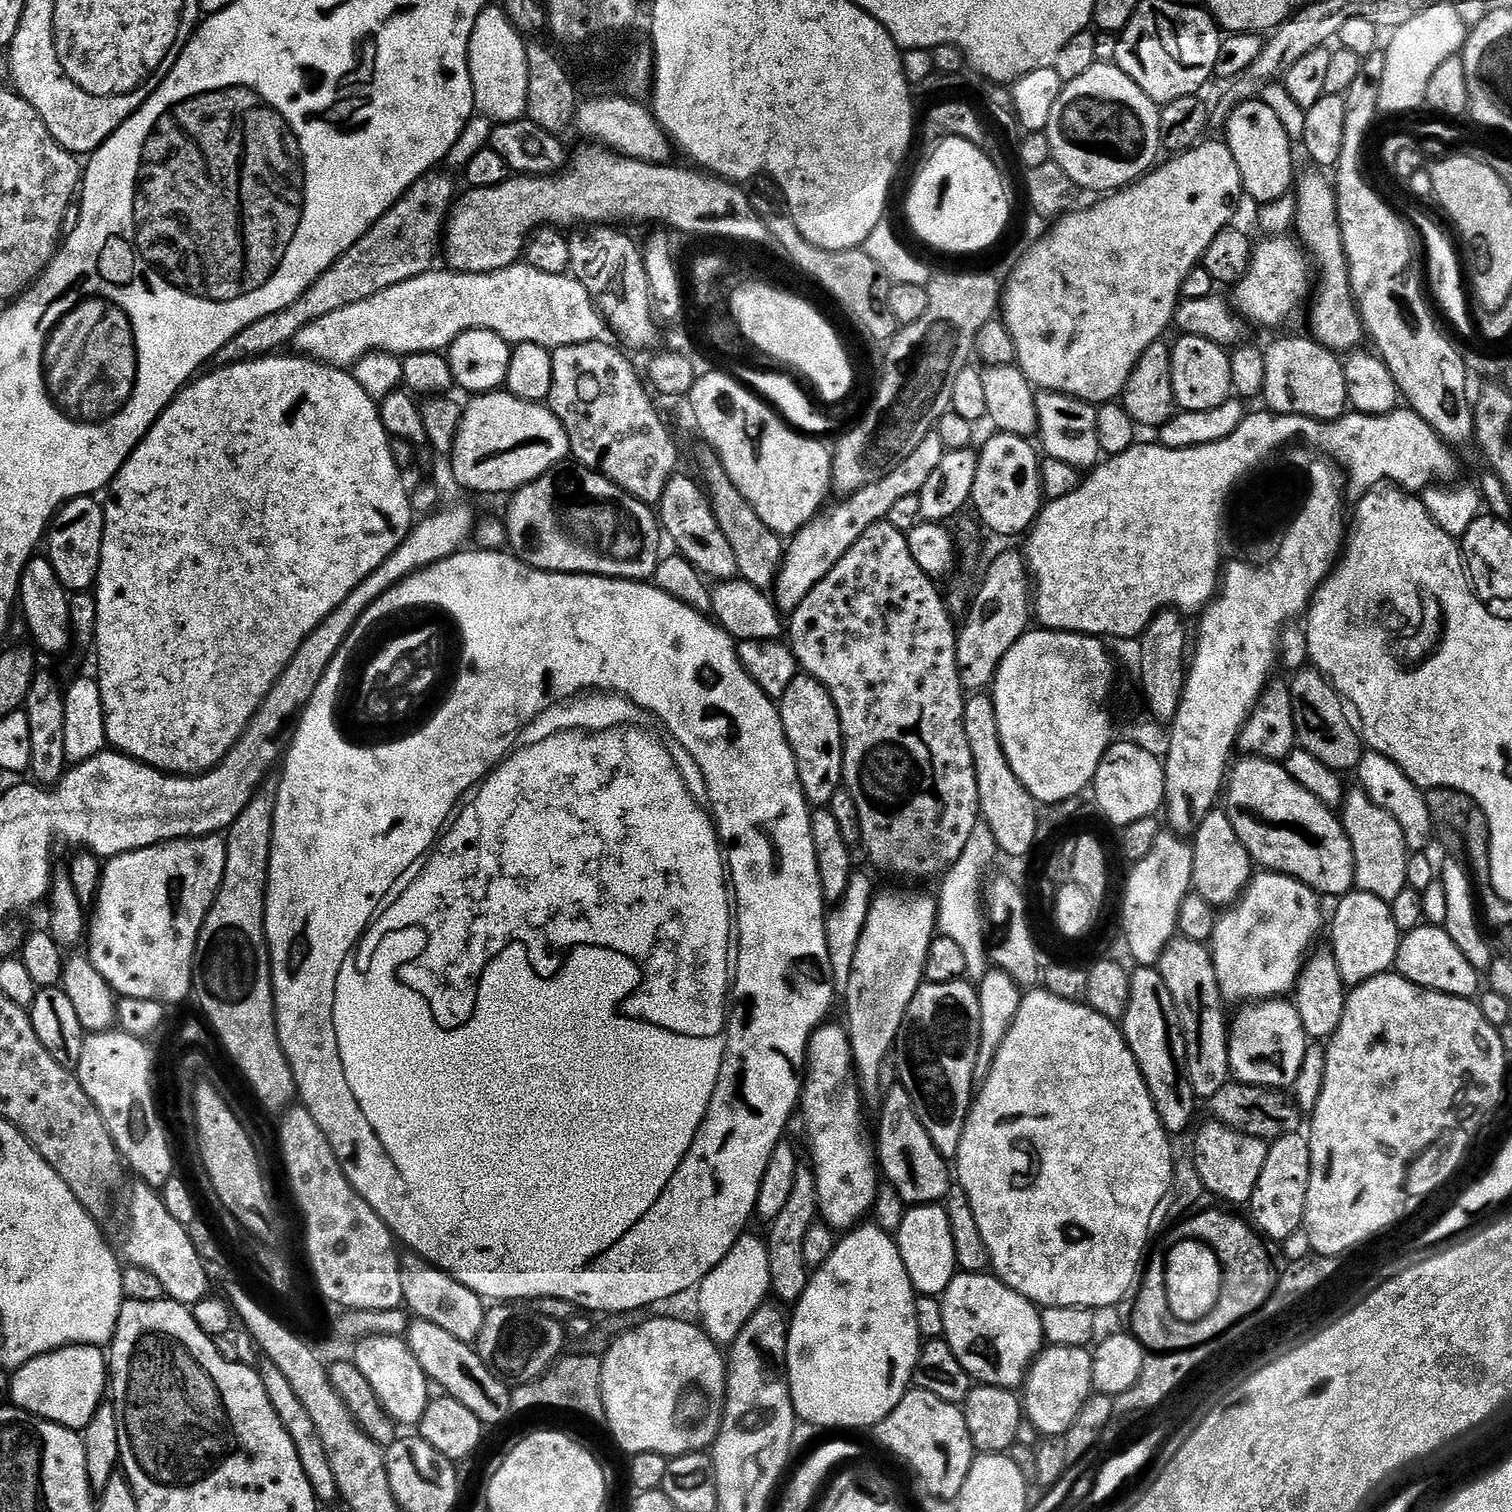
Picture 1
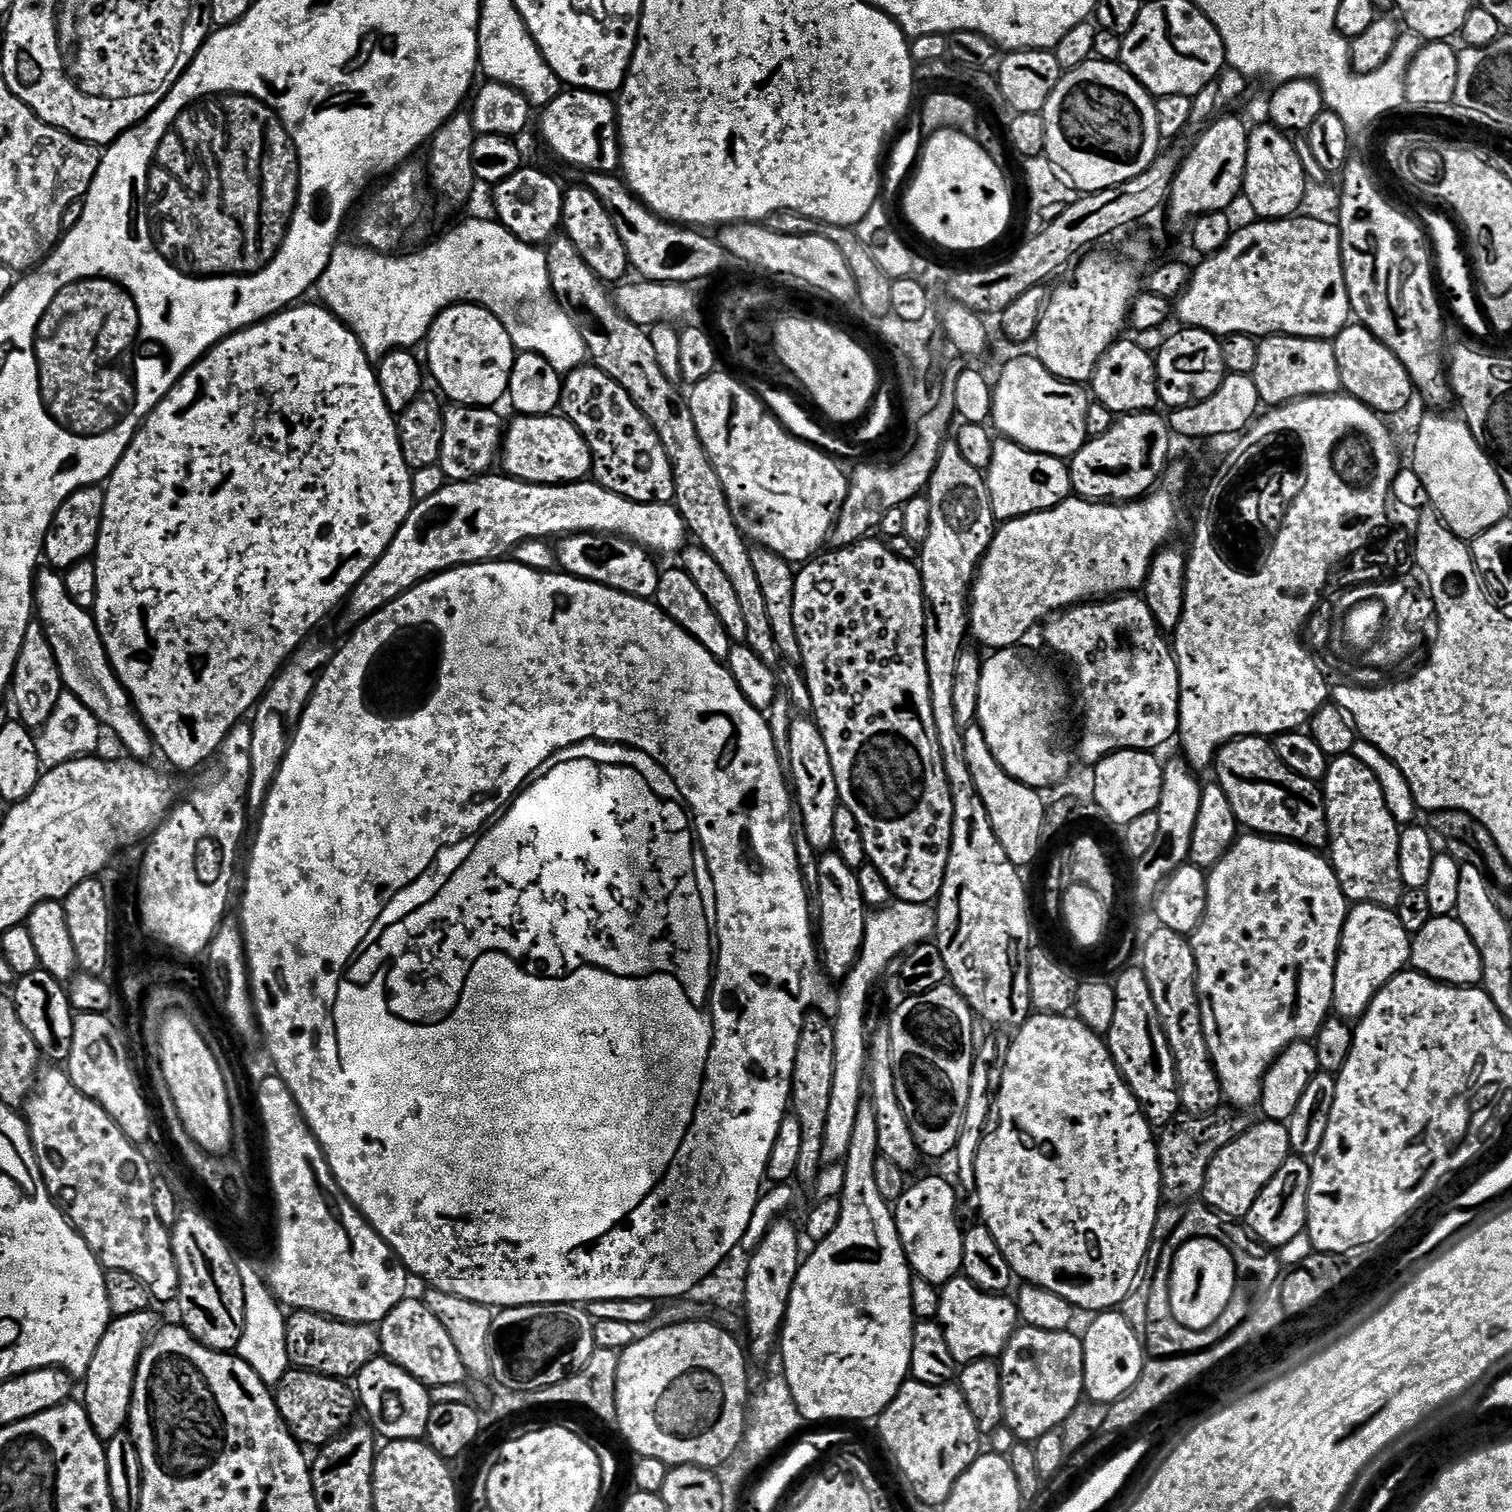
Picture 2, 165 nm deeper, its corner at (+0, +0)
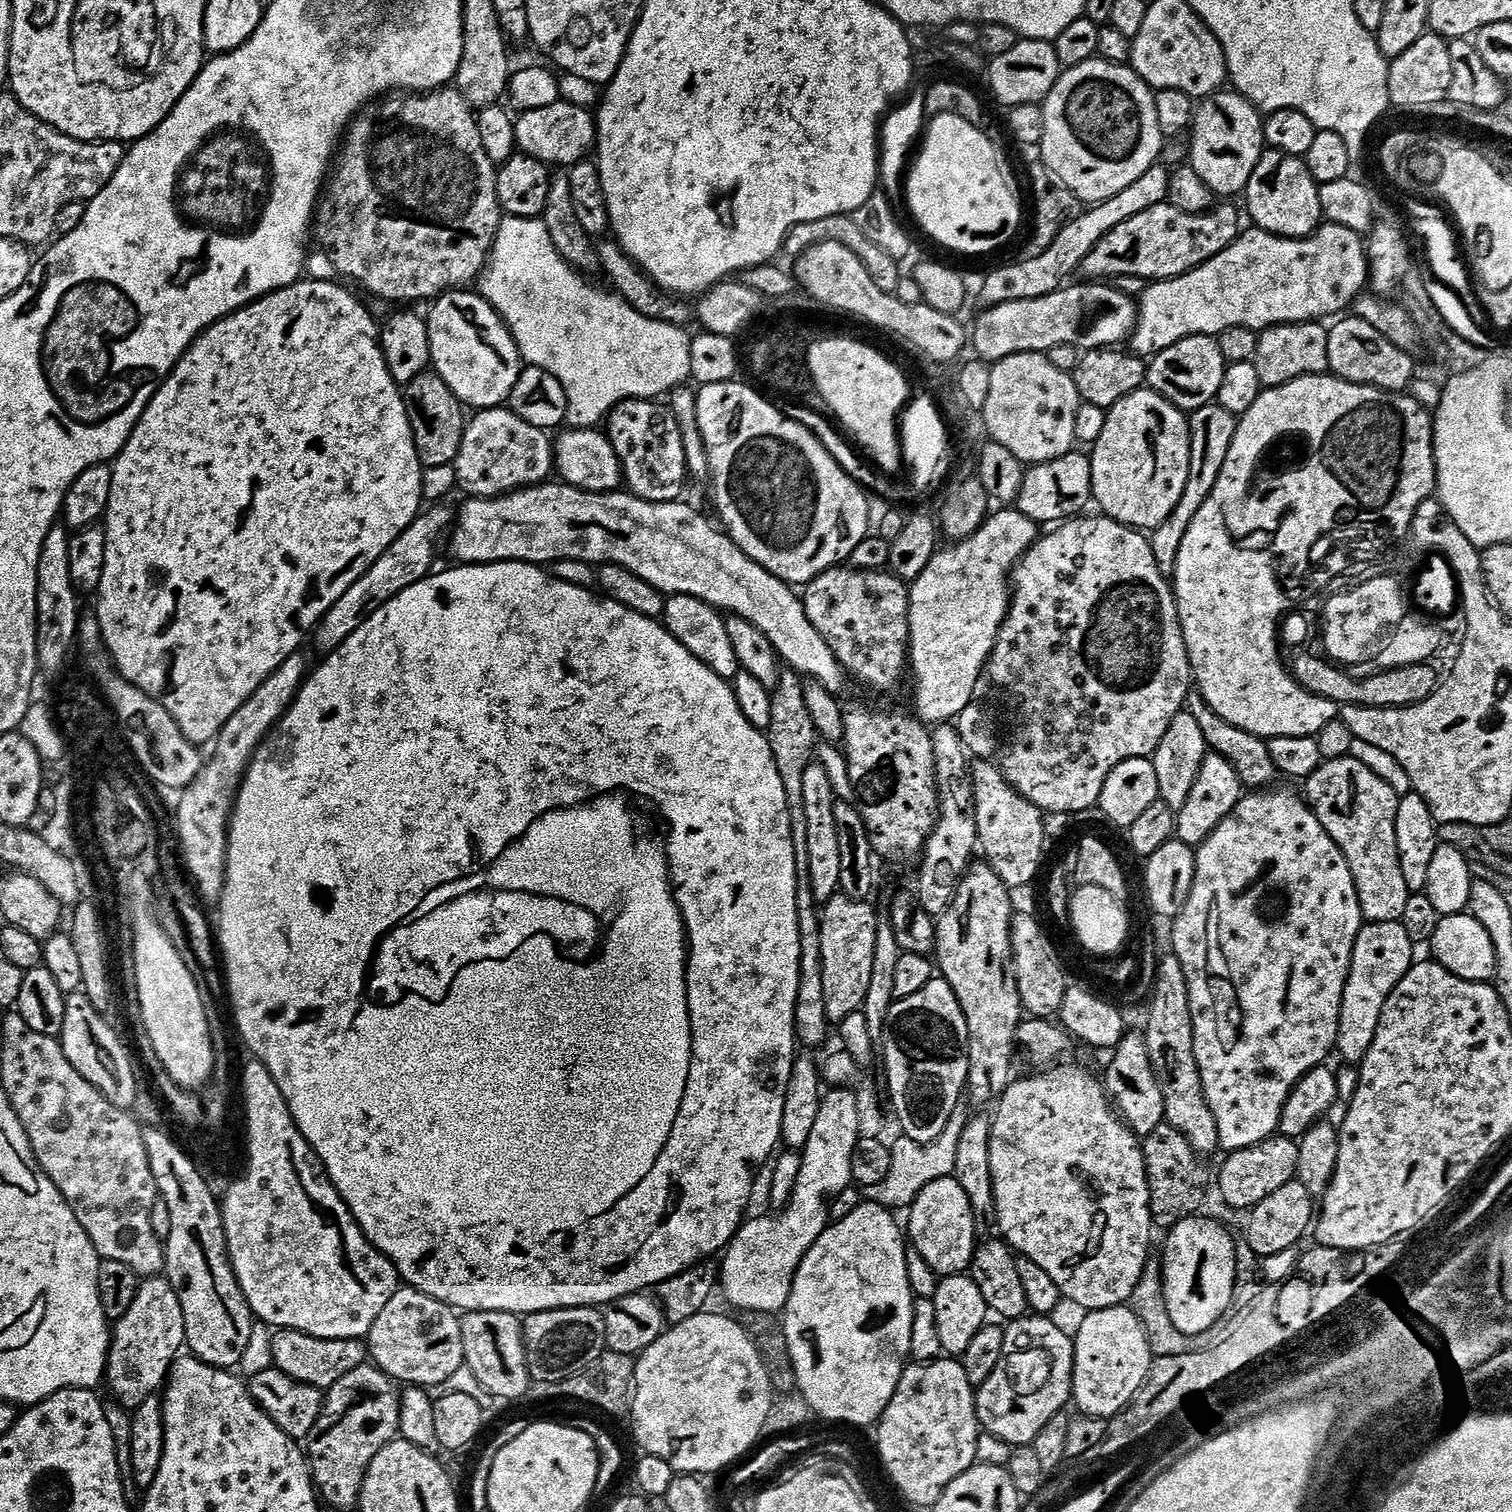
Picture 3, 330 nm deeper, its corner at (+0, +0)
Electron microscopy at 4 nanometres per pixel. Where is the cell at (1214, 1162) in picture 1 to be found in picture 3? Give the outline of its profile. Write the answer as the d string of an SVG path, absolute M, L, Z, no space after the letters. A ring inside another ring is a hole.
M1269 1136L1249 1148L1229 1152L1223 1157L1224 1165L1220 1168L1218 1183L1222 1188L1221 1198L1235 1210L1251 1210L1262 1198L1270 1198L1274 1190L1282 1190L1289 1182L1296 1179L1298 1170L1298 1143L1291 1136Z

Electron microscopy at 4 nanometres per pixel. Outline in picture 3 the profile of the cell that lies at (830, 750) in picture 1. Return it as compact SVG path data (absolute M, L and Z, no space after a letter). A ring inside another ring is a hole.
M814 762L806 766L806 774L802 778L802 802L806 814L806 854L810 854L810 882L814 890L817 905L828 903L832 896L840 892L840 879L842 878L842 846L838 846L838 822L834 822L834 806L838 799L837 785L832 783L824 766Z

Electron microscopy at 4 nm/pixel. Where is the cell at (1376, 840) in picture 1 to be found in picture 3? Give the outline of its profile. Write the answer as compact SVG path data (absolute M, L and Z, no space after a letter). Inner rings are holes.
M1343 756L1337 760L1325 760L1314 774L1310 774L1303 781L1302 792L1306 797L1312 813L1322 822L1326 834L1334 838L1334 842L1342 850L1350 870L1354 874L1354 886L1358 890L1358 902L1369 924L1378 922L1402 921L1402 914L1406 910L1406 902L1410 895L1406 886L1406 877L1402 874L1402 862L1398 858L1398 834L1396 833L1396 819L1400 797L1370 766L1362 766L1353 756Z

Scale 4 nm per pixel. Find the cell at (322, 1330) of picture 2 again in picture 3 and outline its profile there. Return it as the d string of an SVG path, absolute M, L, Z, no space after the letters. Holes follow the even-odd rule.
M289 1328L277 1329L273 1333L271 1352L273 1365L278 1370L293 1378L295 1382L306 1383L321 1390L332 1388L333 1383L338 1382L339 1378L344 1378L369 1359L367 1343L361 1339L320 1339Z

